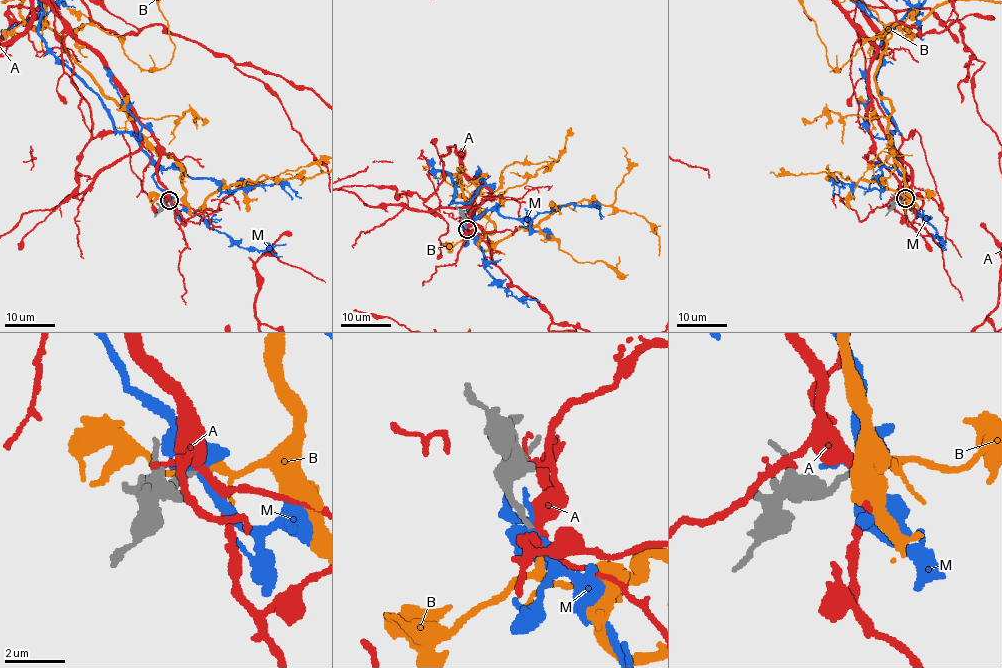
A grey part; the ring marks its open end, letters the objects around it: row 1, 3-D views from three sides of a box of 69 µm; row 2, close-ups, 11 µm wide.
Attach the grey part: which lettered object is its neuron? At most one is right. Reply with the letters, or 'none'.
B

